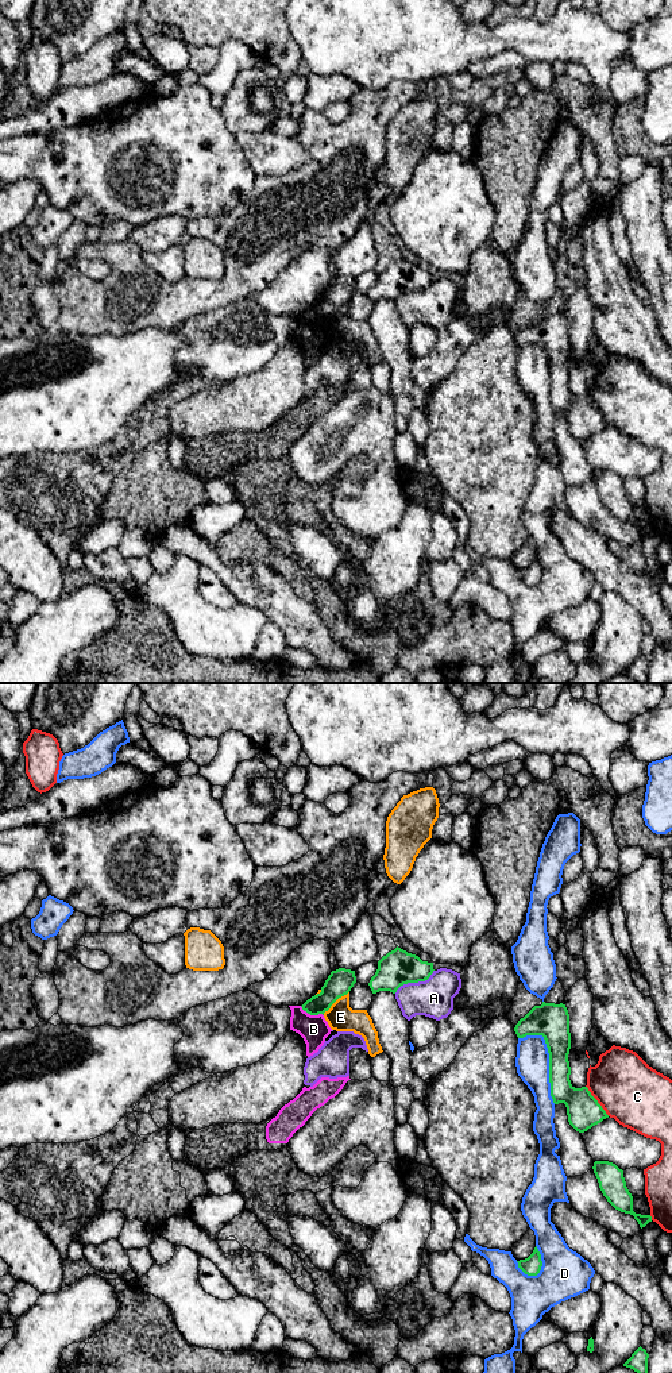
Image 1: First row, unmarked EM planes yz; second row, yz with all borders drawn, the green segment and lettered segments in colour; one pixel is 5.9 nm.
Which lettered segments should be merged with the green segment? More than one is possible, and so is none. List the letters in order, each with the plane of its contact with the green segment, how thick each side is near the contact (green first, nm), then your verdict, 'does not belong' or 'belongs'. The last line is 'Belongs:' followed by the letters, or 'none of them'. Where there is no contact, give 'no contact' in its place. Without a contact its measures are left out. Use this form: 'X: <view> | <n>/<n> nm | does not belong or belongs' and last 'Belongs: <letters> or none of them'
A: yz | 200/240 nm | does not belong
B: yz | 160/170 nm | does not belong
C: yz | 200/380 nm | does not belong
D: yz | 200/200 nm | does not belong
E: yz | 160/170 nm | does not belong
Belongs: none of them

